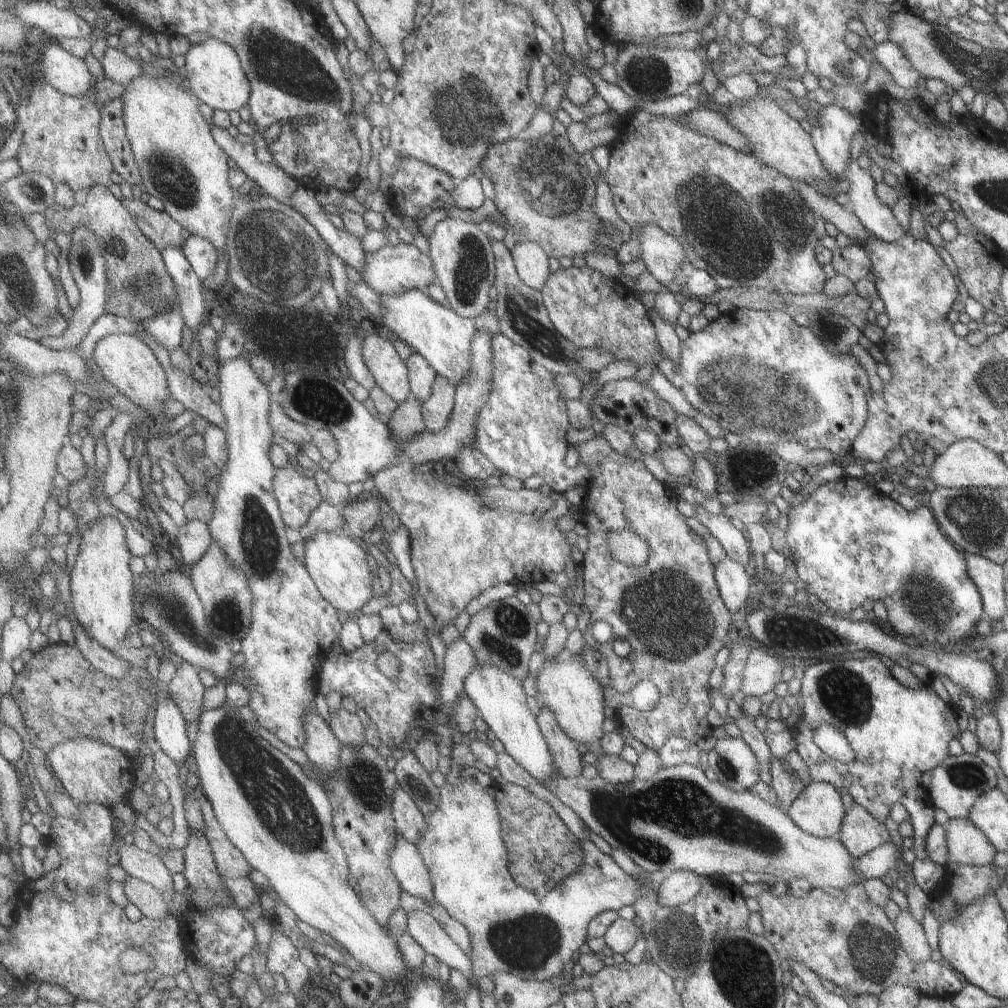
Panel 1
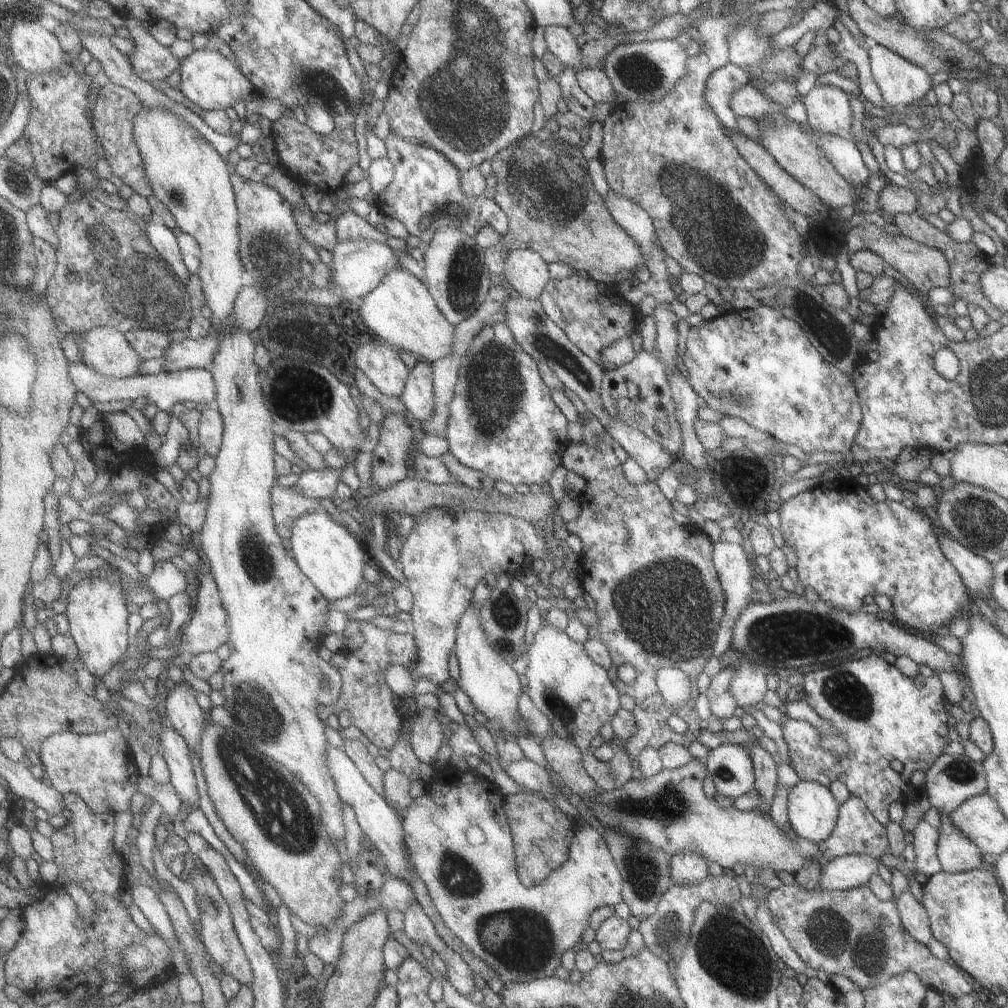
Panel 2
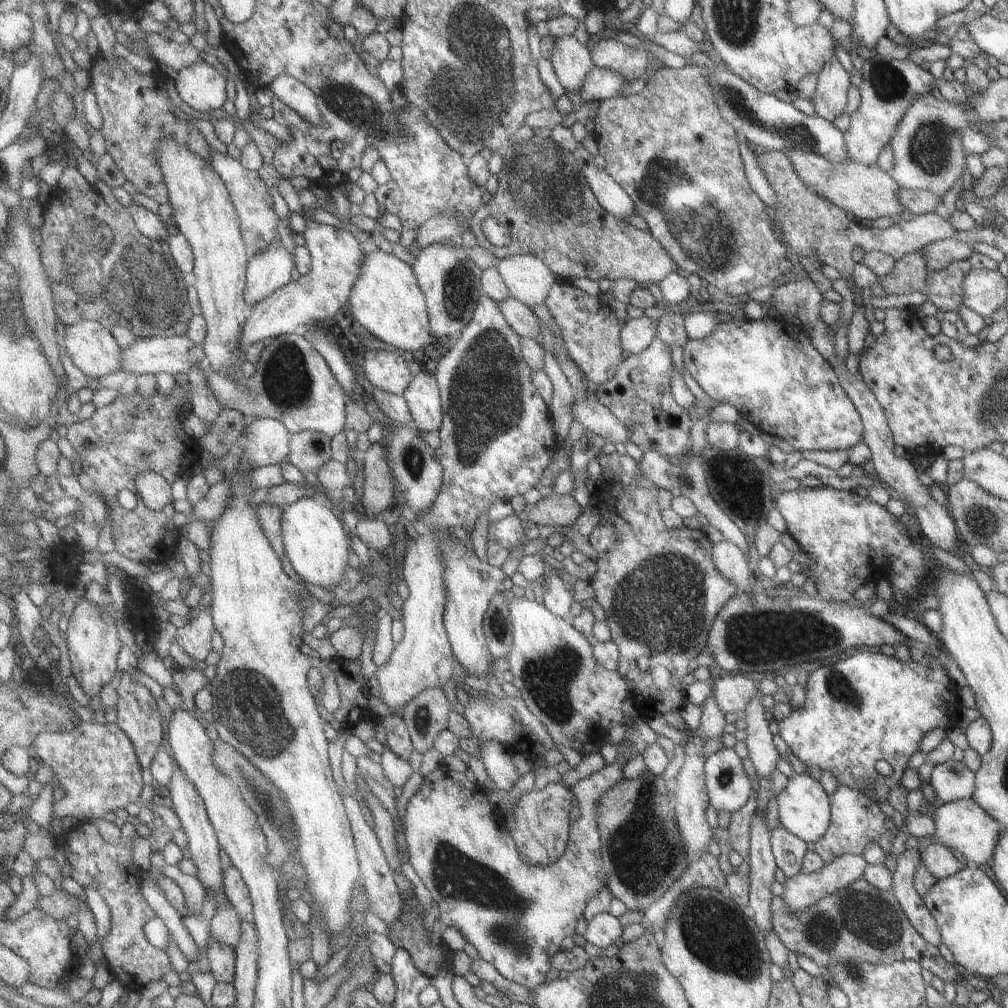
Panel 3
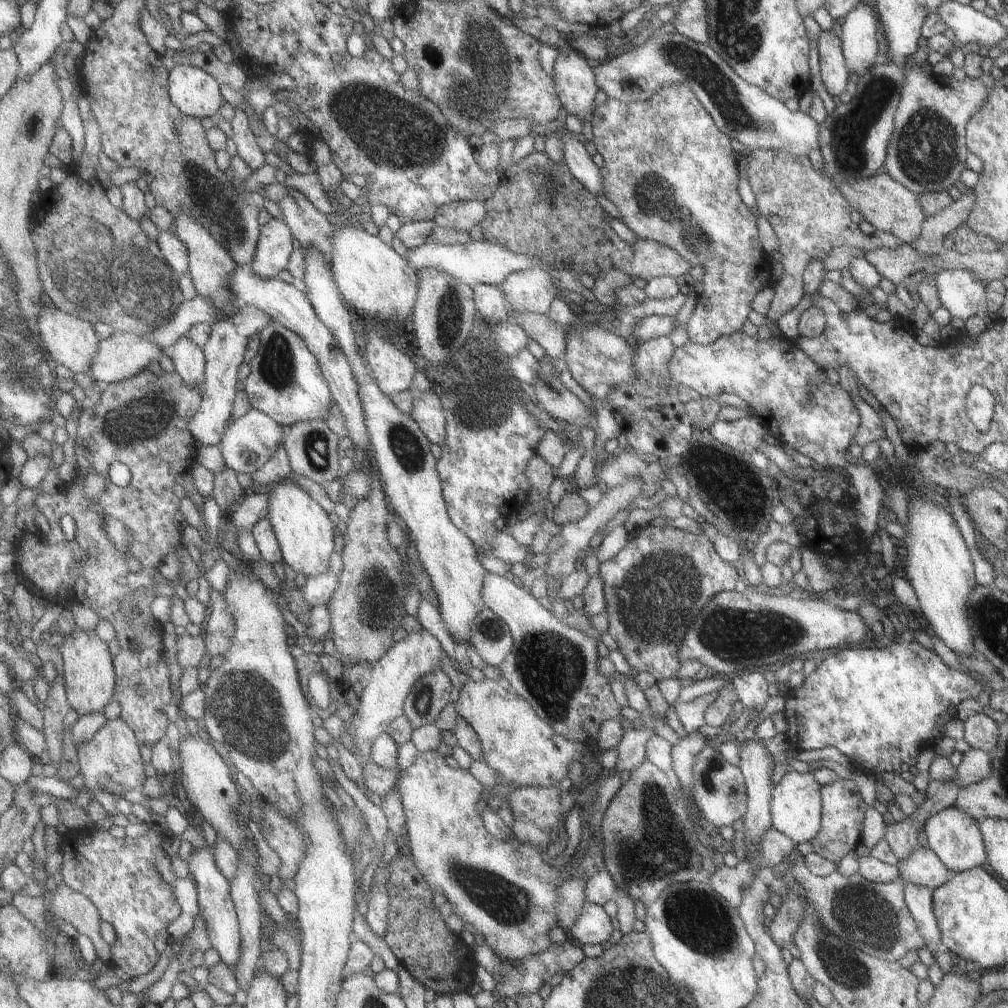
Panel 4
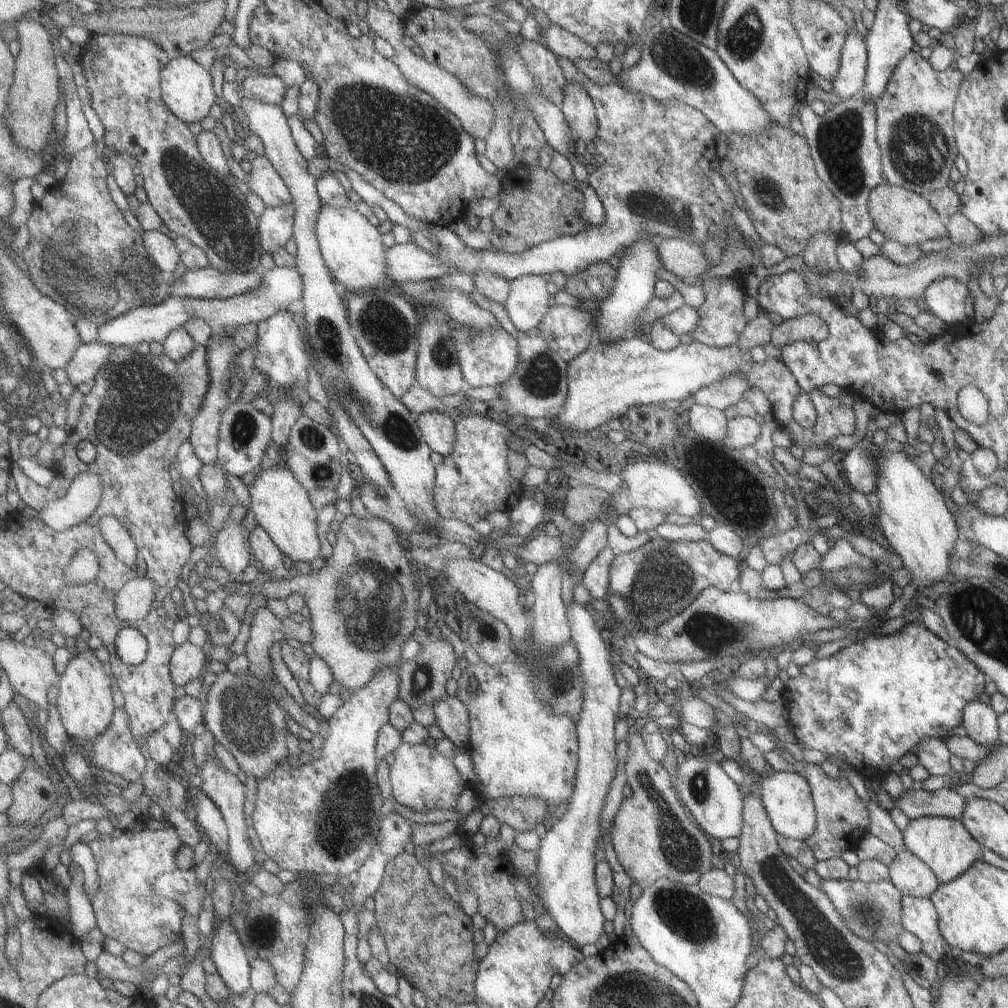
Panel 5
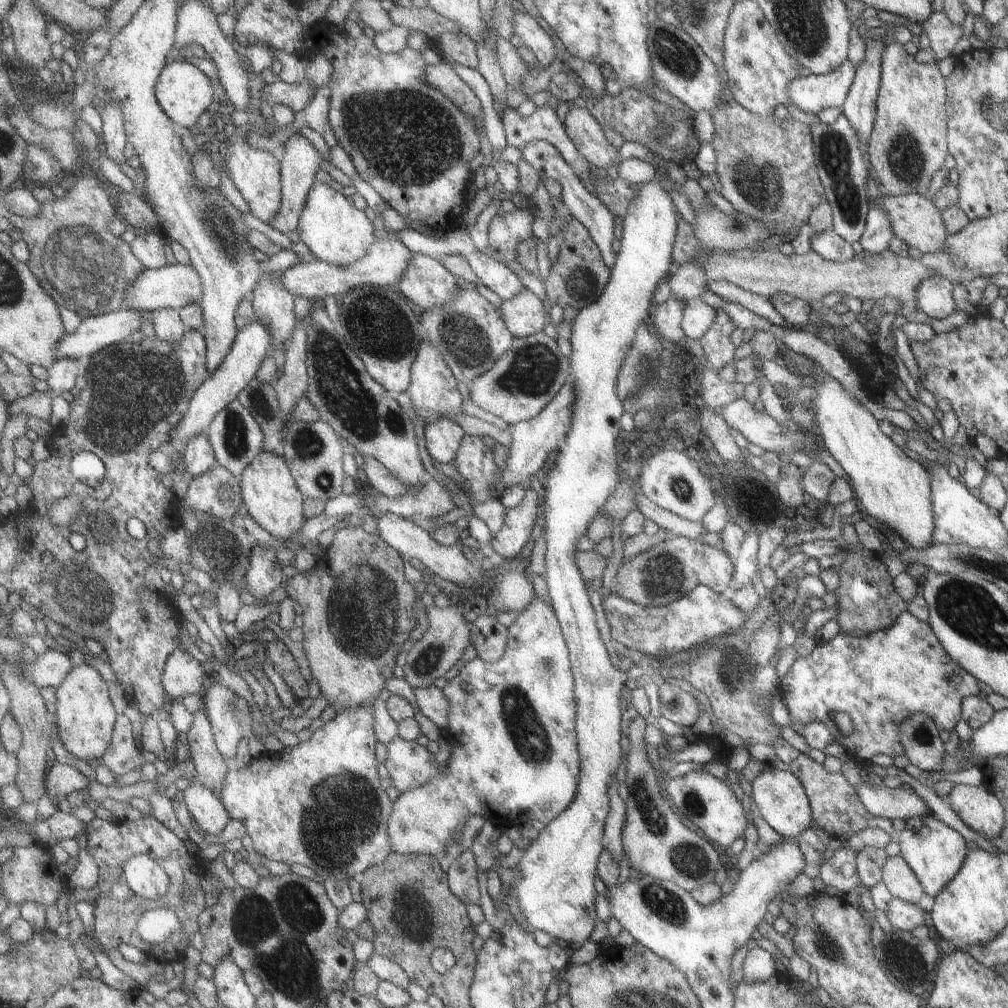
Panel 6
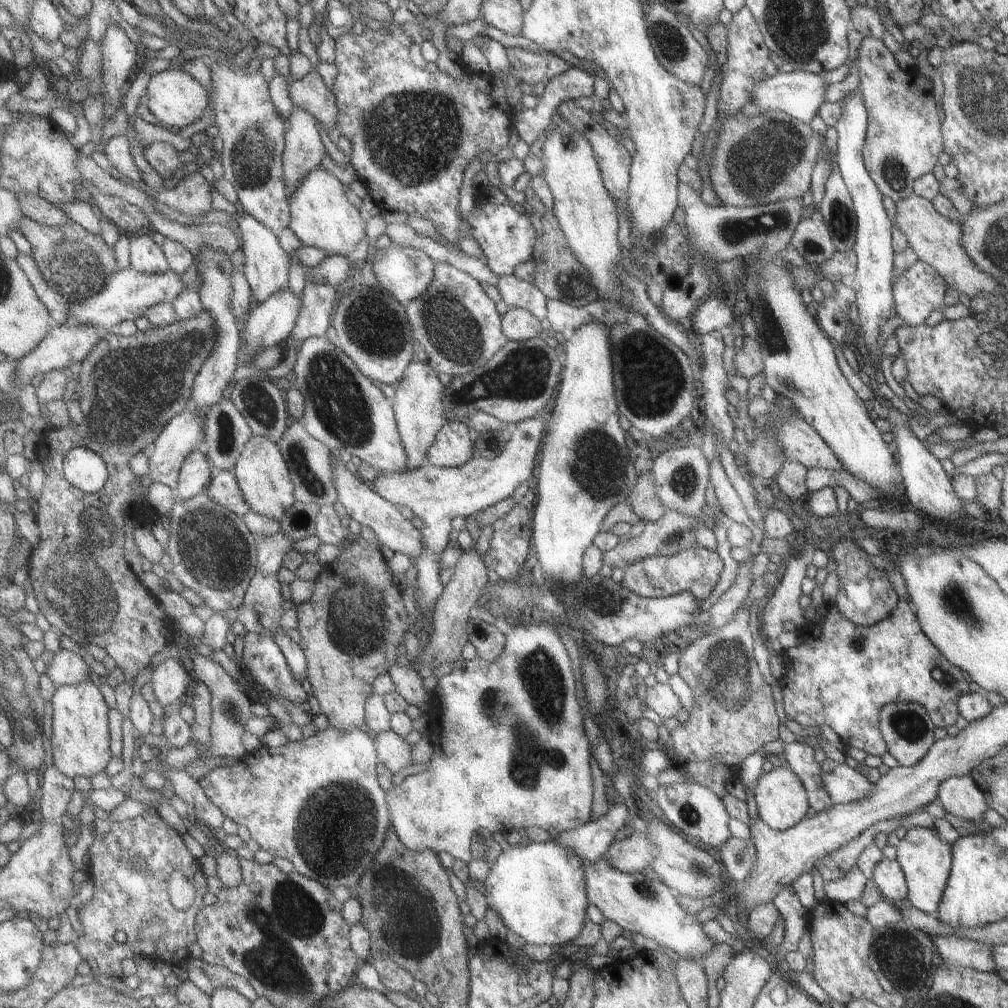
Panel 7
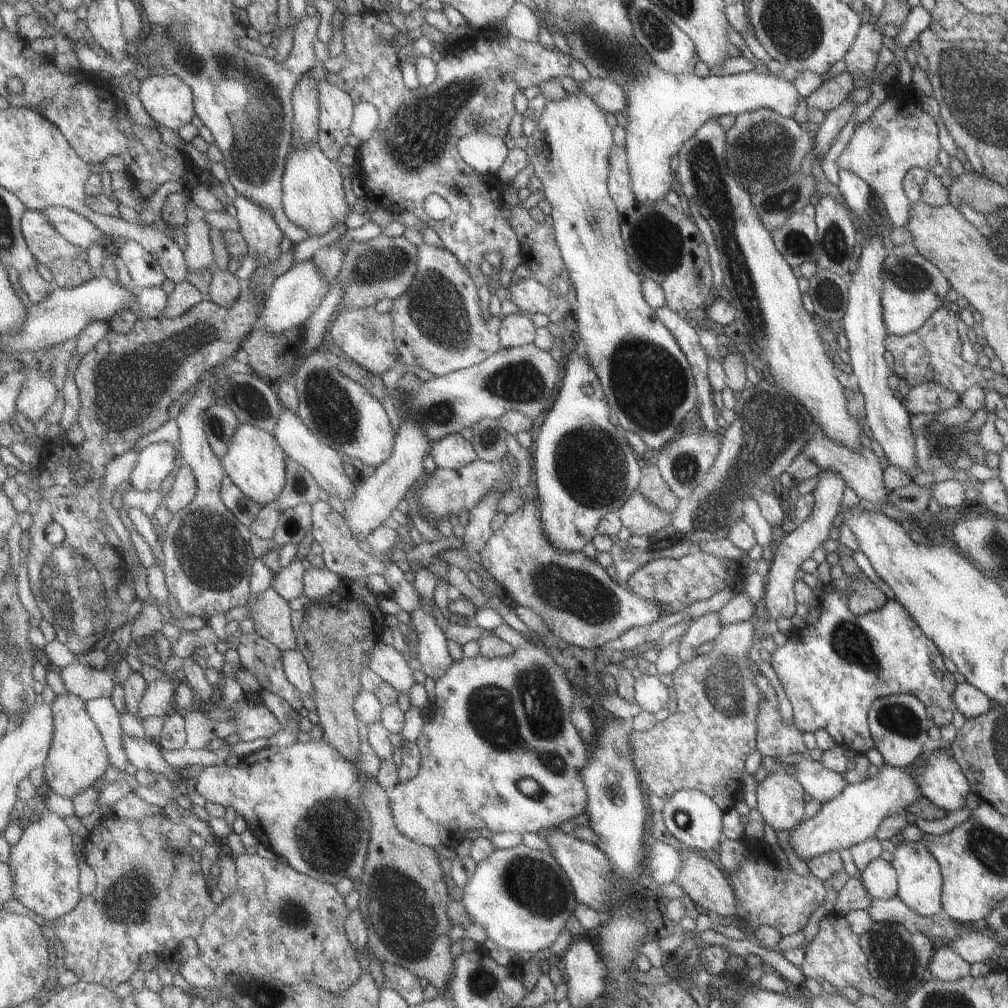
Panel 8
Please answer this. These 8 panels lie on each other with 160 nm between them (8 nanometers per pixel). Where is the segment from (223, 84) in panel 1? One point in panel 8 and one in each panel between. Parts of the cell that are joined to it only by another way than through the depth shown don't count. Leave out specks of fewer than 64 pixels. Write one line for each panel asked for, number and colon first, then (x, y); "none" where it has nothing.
2: (208, 79)
3: (201, 86)
4: (197, 93)
5: (187, 88)
6: (184, 92)
7: (175, 98)
8: (169, 101)

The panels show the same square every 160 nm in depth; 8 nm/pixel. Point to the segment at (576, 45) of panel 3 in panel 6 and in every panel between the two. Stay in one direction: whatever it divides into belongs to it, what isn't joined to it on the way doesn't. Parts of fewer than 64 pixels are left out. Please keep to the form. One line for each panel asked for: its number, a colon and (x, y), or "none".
4: (573, 79)
5: (577, 108)
6: (587, 135)

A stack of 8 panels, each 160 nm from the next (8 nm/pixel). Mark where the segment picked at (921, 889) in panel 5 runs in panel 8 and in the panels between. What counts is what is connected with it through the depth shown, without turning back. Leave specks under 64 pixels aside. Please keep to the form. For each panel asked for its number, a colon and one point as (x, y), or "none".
6: (901, 884)
7: (886, 875)
8: (878, 878)

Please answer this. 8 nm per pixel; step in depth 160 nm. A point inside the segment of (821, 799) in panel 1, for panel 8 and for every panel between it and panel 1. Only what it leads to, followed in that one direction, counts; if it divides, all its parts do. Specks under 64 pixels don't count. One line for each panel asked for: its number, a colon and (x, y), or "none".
2: (811, 810)
3: (802, 807)
4: (795, 803)
5: (785, 796)
6: (780, 802)
7: (780, 798)
8: (779, 799)

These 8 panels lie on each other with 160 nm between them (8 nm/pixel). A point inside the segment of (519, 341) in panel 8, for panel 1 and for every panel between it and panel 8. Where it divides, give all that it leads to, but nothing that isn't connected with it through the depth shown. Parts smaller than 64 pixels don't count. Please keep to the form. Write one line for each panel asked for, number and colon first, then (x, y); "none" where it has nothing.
1: (530, 262)
2: (525, 270)
3: (528, 280)
4: (531, 289)
5: (528, 300)
6: (523, 313)
7: (518, 324)

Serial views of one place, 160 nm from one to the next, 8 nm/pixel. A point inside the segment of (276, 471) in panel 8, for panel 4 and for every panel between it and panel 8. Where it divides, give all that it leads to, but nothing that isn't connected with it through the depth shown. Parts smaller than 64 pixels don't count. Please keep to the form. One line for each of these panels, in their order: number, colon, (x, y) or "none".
4: (306, 534)
5: (281, 504)
6: (269, 490)
7: (264, 476)

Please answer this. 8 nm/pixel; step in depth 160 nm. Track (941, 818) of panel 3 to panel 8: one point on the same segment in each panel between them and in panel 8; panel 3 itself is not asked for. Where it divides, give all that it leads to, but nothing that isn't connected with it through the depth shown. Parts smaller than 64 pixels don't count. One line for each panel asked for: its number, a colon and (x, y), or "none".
4: (954, 837)
5: (942, 843)
6: (933, 852)
7: (925, 862)
8: (919, 882)

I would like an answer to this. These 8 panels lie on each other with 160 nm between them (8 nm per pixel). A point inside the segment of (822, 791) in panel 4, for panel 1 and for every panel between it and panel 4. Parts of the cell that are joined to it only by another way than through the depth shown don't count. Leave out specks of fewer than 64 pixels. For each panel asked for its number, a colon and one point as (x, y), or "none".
1: (859, 832)
2: (855, 832)
3: (855, 819)

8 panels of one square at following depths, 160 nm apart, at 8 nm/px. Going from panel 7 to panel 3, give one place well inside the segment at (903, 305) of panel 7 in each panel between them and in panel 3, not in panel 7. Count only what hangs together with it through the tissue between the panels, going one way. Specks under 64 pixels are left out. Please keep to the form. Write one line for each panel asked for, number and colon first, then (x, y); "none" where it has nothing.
3: (984, 291)
4: (959, 291)
5: (944, 297)
6: (932, 296)

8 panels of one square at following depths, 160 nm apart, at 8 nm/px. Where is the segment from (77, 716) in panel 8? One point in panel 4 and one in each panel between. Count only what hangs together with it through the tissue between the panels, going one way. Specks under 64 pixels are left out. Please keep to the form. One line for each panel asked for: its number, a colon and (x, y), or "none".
4: (89, 674)
5: (85, 696)
6: (86, 718)
7: (81, 740)

